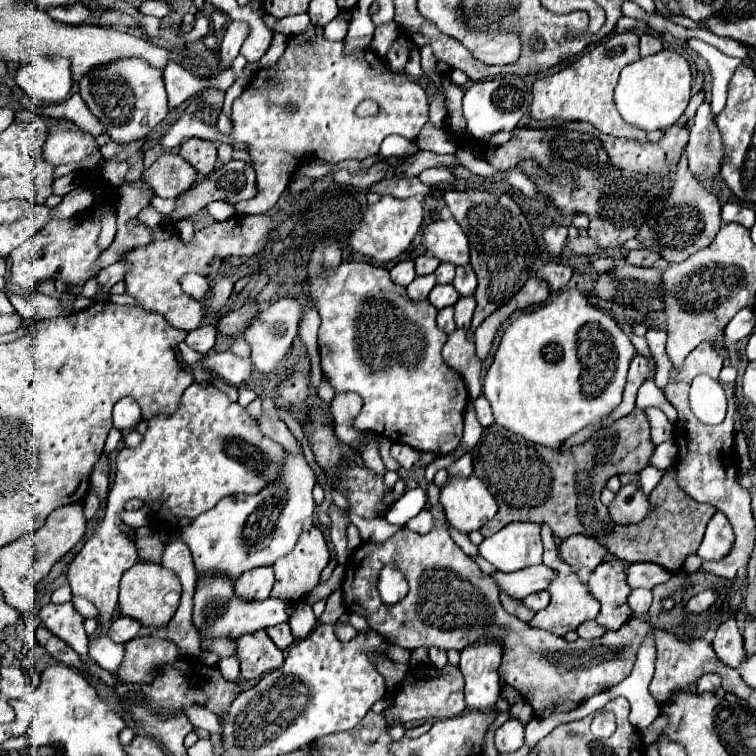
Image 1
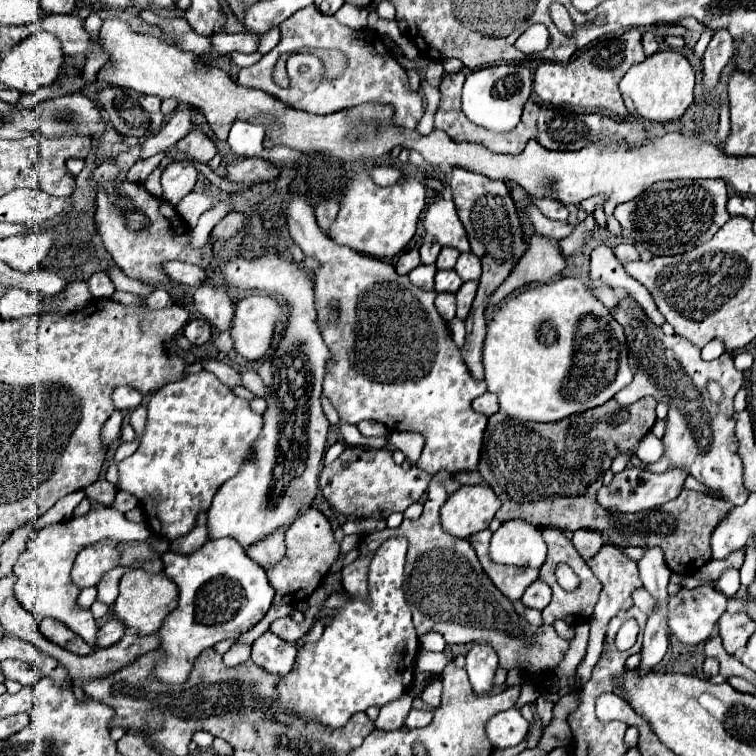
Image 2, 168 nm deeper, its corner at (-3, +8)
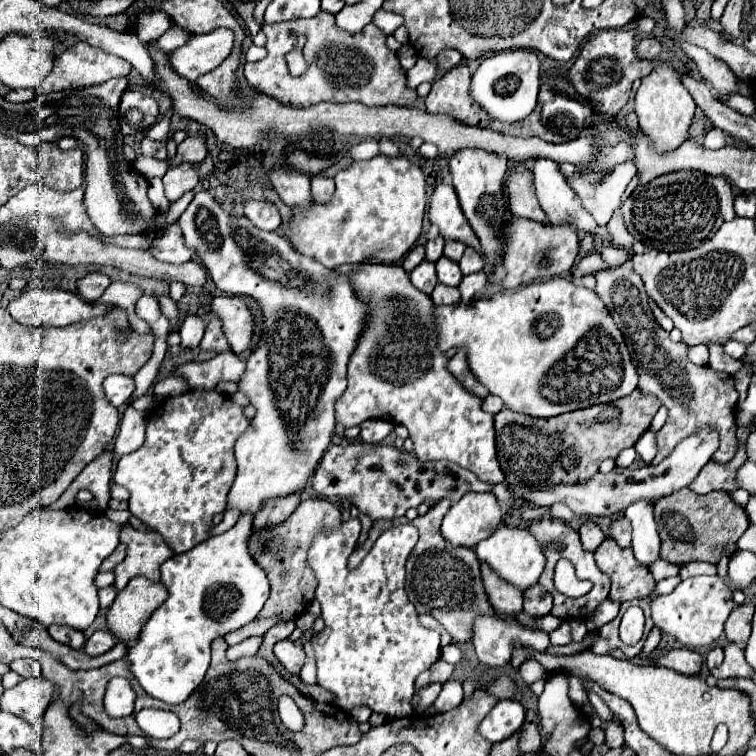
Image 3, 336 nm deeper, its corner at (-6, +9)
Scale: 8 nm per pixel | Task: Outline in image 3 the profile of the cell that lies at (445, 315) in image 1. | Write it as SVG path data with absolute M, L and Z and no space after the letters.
M441 283L431 293L431 299L433 299L435 305L453 305L453 303L459 303L461 301L457 287L445 287Z

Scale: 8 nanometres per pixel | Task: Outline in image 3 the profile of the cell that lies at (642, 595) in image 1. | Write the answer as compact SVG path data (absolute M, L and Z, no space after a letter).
M715 575L715 577L689 577L685 583L679 583L673 593L661 595L655 601L651 601L651 617L653 623L673 635L679 643L683 643L687 649L699 649L715 643L721 633L723 625L733 611L733 595L731 589Z

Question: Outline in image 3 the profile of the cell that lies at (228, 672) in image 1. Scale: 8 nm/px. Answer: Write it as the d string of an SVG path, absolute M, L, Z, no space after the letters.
M249 637L233 647L227 647L227 659L229 661L235 661L235 659L241 659L241 657L249 657L249 655L255 655L259 645L261 645L261 637Z

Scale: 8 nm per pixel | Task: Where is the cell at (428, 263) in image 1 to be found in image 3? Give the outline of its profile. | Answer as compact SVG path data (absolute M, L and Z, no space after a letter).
M439 235L437 239L429 241L427 243L427 261L439 261L439 257L443 255L443 245L445 245L445 239Z

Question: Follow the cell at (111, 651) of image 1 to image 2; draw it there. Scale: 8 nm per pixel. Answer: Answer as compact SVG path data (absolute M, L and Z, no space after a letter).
M98 508L88 512L82 518L70 518L52 526L44 526L36 530L28 542L26 550L20 554L18 562L14 564L14 574L18 576L18 582L14 586L14 594L22 606L34 614L34 618L42 620L46 616L60 620L66 624L72 632L82 636L88 644L96 644L96 622L90 610L78 610L76 598L80 594L78 586L72 584L70 580L70 570L74 564L74 558L78 552L90 544L96 544L100 540L146 540L152 534L150 526L146 522L130 522L124 518L122 512L114 508Z

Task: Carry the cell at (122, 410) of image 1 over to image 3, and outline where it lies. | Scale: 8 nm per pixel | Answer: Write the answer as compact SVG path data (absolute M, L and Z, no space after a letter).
M109 375L103 381L103 387L105 387L107 399L115 407L119 407L125 401L129 401L129 397L131 397L131 393L135 389L135 383L133 383L133 377L129 377L129 375Z

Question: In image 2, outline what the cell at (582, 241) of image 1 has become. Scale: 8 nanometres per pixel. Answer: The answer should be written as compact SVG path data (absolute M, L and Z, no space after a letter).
M530 206L526 212L528 212L530 222L534 224L534 228L536 228L536 232L540 236L546 236L550 240L562 240L562 238L568 238L574 232L574 226L572 224L548 220L536 206Z

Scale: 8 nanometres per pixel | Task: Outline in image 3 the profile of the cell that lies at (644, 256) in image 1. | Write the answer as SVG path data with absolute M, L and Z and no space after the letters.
M605 247L601 251L601 257L607 267L621 267L629 259L629 253L621 247Z

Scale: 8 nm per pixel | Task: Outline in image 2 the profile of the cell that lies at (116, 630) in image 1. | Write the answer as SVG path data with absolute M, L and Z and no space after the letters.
M118 618L106 622L106 624L98 630L98 648L108 648L108 646L116 644L116 642L124 636L126 630L128 630L126 624L124 624L122 620L118 620Z

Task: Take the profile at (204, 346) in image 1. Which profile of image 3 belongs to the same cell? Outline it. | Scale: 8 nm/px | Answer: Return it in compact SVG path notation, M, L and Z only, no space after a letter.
M193 315L193 317L187 317L183 321L183 325L179 327L179 335L181 335L181 347L183 349L195 349L199 347L201 339L203 339L203 333L205 333L205 323L201 317Z

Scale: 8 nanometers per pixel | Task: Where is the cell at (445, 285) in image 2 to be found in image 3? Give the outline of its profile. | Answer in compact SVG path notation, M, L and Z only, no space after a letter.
M441 257L437 261L437 277L443 285L451 285L451 287L457 287L463 279L463 273L459 269L459 265L447 257Z

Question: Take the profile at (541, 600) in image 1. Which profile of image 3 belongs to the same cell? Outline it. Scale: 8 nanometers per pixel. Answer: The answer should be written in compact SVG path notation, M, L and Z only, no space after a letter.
M535 585L525 593L525 613L531 617L545 617L551 613L551 601L553 597L541 589L541 585Z

